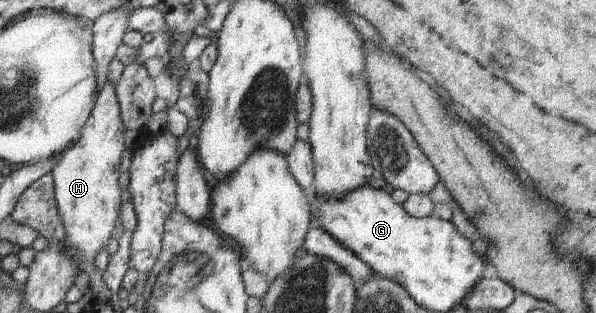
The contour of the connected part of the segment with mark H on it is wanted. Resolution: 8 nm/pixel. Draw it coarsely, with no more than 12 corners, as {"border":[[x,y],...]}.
{"border":[[115,86],[52,167],[78,260],[107,248],[126,148]]}

